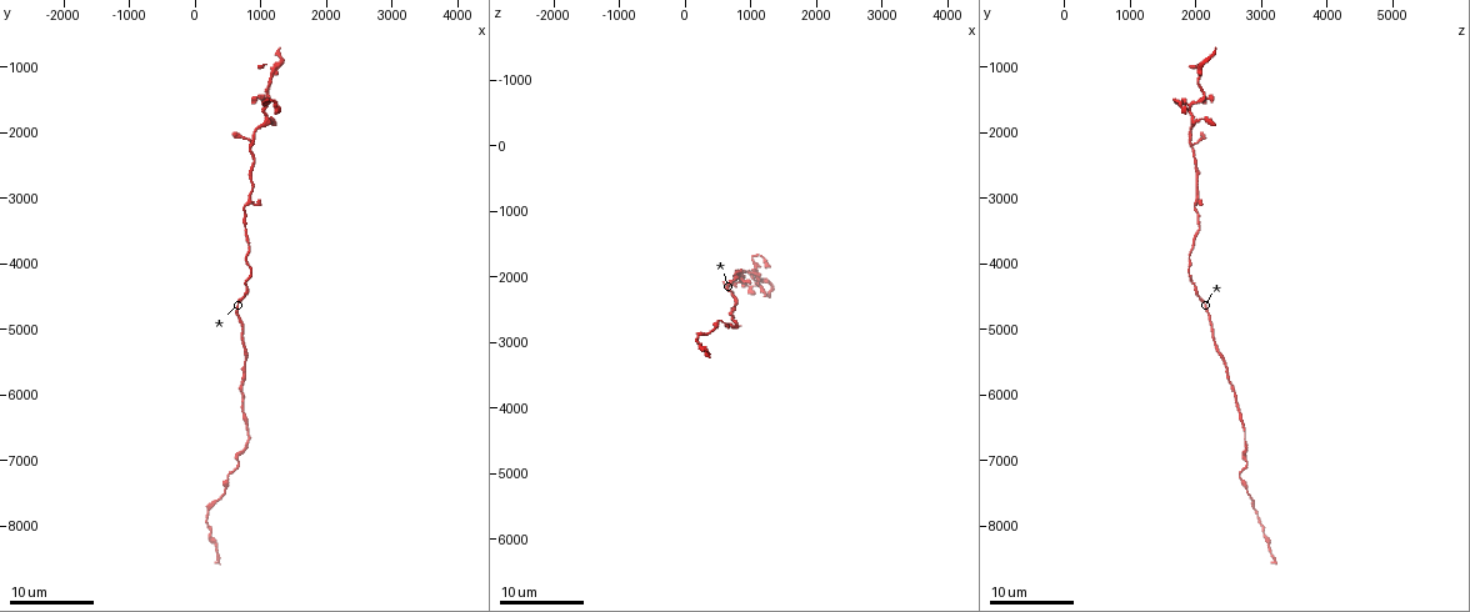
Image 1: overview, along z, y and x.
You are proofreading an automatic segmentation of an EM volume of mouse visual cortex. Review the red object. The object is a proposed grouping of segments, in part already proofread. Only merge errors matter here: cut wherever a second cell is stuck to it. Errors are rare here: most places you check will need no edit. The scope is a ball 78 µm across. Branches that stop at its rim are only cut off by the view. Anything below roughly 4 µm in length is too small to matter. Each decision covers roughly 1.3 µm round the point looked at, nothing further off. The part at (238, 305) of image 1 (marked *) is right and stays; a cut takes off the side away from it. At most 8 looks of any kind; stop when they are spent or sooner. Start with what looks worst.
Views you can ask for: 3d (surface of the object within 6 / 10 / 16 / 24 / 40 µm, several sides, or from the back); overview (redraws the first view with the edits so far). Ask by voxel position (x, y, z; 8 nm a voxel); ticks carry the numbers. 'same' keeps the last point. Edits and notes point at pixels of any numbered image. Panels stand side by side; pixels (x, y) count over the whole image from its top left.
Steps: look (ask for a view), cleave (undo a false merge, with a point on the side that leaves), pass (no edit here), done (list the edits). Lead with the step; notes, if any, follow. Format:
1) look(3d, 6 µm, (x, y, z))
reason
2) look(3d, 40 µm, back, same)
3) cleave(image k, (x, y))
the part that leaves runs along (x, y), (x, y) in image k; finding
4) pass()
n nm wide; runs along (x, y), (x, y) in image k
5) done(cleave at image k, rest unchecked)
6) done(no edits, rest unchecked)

look(3d, 16 µm, (450, 7200, 2650))
thick turns thin

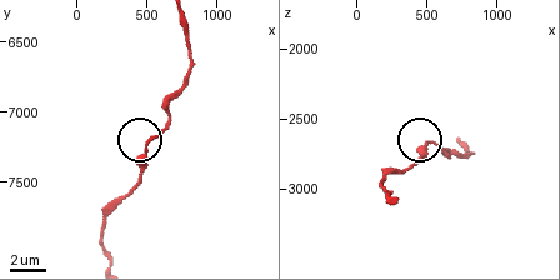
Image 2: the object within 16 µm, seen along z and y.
look(3d, 6 µm, (500, 7220, 2680))
closer look

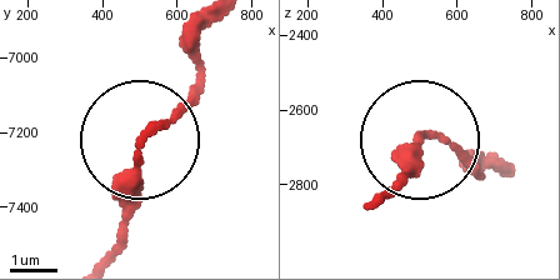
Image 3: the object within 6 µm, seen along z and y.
pass()
runs along (486, 168), (474, 175), (418, 131), (403, 188) in image 3; one cell here

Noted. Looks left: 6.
look(3d, 16 µm, (1300, 950, 2150))
thick turns thin

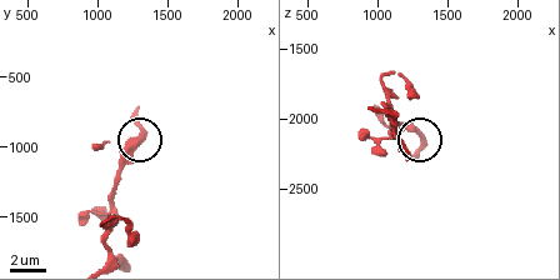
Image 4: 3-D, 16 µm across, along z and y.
look(3d, 6 µm, (1340, 920, 2140))
zoom in

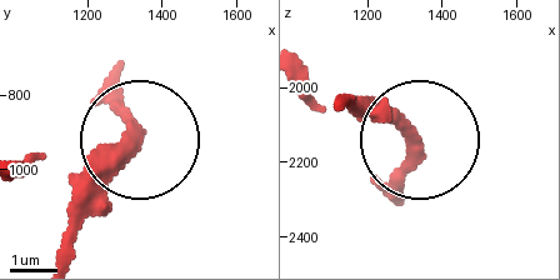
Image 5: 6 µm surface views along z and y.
pass()
runs along (71, 249), (75, 213), (139, 145) in image 5; all the same cell

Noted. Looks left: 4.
look(3d, 16 µm, (800, 6750, 2750))
sudden change in width

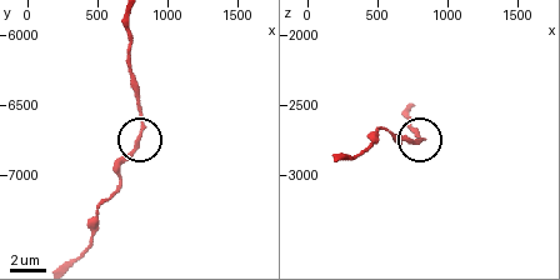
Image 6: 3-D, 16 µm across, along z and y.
look(3d, 10 µm, (800, 6760, 2760))
closer look

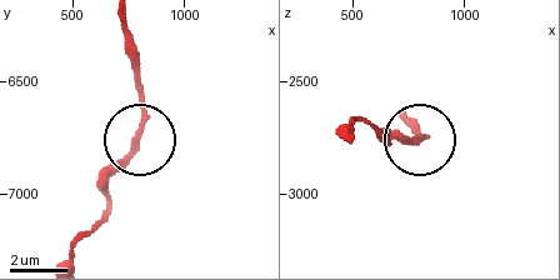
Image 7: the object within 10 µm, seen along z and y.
pass()
runs along (121, 23), (141, 79), (141, 130), (105, 191) in image 7; continuous, no second cell

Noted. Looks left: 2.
look(3d, 24 µm, (200, 8050, 3050))
thick turns thin

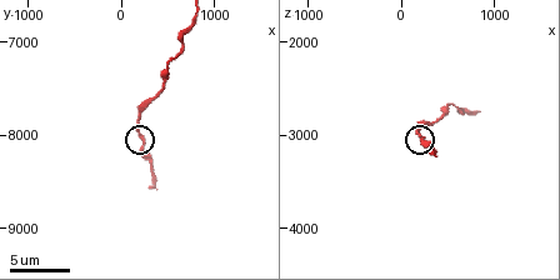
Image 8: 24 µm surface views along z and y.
look(3d, 6 µm, same)

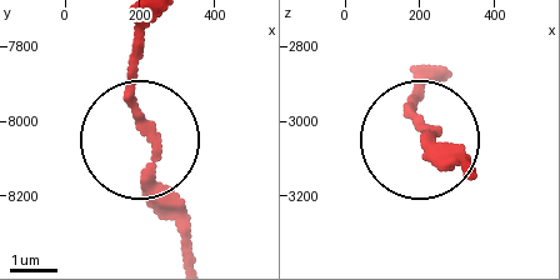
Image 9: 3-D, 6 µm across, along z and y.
pass()
runs along (150, 24), (139, 119), (155, 191), (183, 235) in image 9; one cell here

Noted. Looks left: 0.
done(no edits, rest unchecked)

